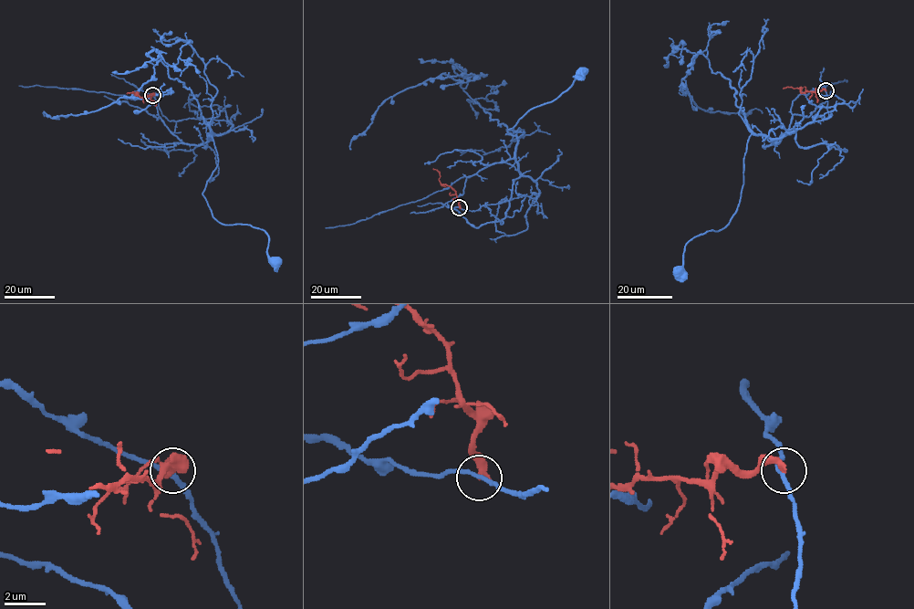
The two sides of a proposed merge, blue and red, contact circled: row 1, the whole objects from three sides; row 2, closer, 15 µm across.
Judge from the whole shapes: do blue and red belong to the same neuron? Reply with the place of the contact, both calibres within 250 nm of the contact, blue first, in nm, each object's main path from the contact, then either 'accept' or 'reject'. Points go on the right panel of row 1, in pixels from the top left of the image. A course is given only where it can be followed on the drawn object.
(825, 90) | 200/400 nm | blue via (825, 90), (828, 118), (815, 115), (780, 137), (752, 134), (737, 209), (723, 228), (689, 242), (679, 269) | red via (825, 90), (802, 93), (798, 88), (783, 89) | reject

